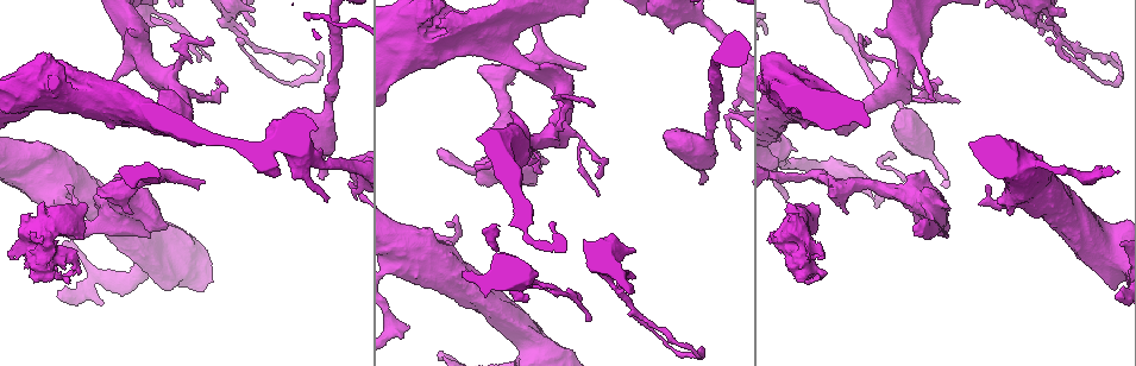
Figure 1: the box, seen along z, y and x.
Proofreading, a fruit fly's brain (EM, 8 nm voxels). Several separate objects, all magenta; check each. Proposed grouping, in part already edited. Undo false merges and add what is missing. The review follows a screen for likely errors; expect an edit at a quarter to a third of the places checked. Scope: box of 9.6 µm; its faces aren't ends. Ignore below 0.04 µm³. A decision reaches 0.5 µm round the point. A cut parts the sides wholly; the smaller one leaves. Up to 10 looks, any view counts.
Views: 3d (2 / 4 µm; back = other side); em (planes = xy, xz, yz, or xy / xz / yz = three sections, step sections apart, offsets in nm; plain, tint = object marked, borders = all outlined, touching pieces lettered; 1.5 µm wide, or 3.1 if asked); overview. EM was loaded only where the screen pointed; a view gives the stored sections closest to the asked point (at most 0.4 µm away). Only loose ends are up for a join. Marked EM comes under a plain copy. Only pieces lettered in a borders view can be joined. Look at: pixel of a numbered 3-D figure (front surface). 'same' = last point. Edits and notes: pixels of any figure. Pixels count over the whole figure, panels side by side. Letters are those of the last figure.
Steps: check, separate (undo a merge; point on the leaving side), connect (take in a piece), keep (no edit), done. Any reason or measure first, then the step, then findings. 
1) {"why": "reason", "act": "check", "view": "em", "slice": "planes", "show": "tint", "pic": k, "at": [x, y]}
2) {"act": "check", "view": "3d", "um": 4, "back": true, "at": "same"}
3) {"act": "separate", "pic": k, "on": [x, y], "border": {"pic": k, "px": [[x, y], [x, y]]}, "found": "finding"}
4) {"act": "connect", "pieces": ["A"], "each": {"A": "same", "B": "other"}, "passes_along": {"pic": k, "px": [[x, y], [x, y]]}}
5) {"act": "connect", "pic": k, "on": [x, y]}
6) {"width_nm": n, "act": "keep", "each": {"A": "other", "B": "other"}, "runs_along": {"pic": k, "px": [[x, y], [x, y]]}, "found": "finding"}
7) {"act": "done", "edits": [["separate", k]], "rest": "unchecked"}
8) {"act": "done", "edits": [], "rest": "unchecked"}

{"why": "thin end", "act": "check", "view": "em", "slice": "planes", "show": "borders", "pic": 1, "at": [945, 179]}

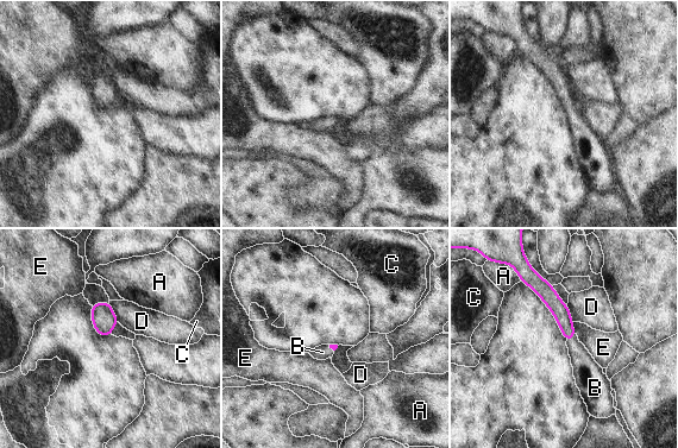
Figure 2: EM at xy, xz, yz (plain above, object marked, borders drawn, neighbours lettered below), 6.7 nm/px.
{"act": "connect", "pic": 2, "on": [587, 372], "each": {"A": "other", "B": "same", "C": "other", "D": "other", "E": "other"}, "found": "the neuron continues"}

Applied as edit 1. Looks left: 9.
{"why": "branch stops here", "act": "check", "view": "em", "slice": "yz", "step": 4, "show": "borders", "pic": 1, "at": [584, 69]}

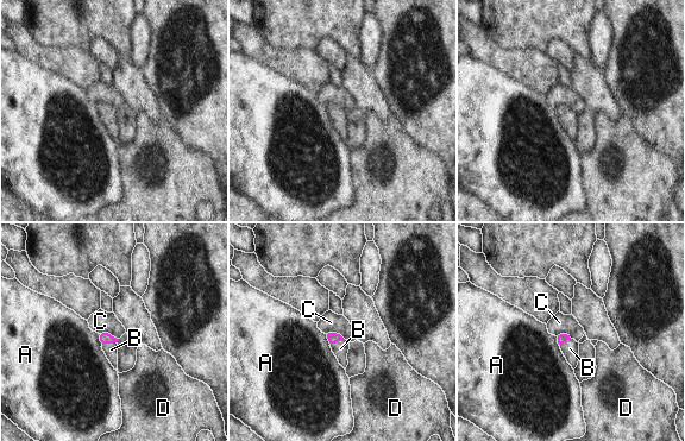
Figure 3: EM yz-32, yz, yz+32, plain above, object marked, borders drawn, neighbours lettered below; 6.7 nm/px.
{"why": "another direction", "act": "check", "view": "em", "slice": "planes", "show": "borders", "at": "same"}

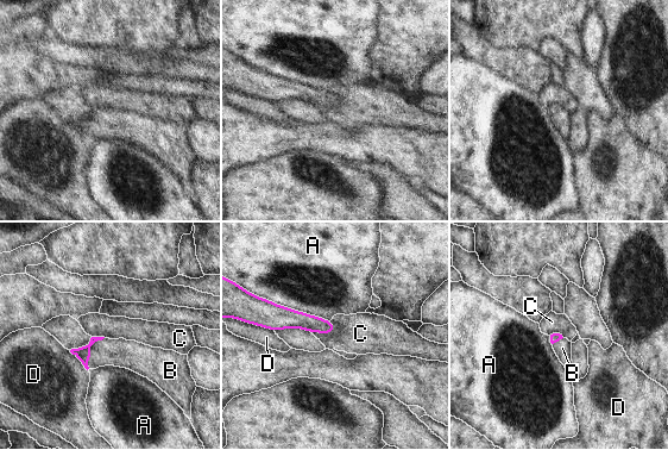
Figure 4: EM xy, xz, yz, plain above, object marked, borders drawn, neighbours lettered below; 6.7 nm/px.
{"longest_contact_nm": ["A", 480], "act": "connect", "pic": 4, "on": [120, 352], "each": {"A": "other", "B": "same", "C": "other", "D": "other"}, "passes_along": {"pic": 4, "px": [[83, 354], [90, 351], [120, 352]]}, "found": "it goes on there"}

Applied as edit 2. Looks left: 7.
{"act": "check", "view": "overview"}

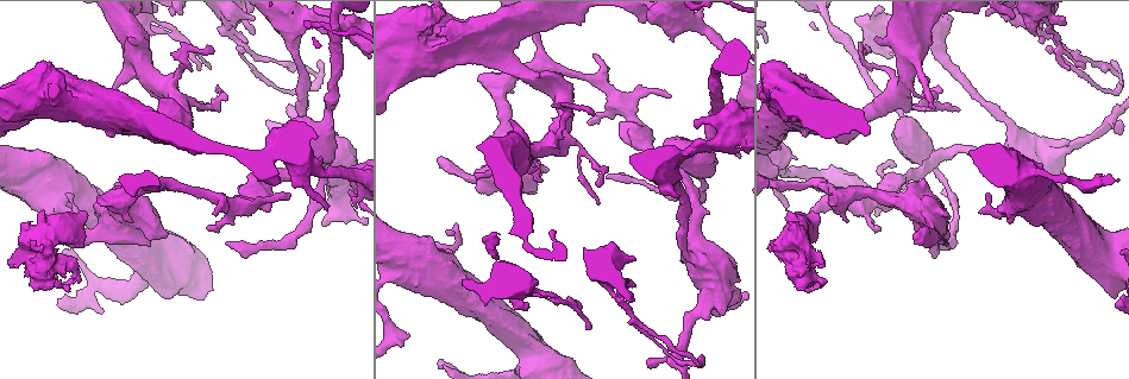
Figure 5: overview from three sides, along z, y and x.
{"why": "tapers out", "act": "check", "view": "3d", "um": 4, "pic": 5, "at": [787, 210]}

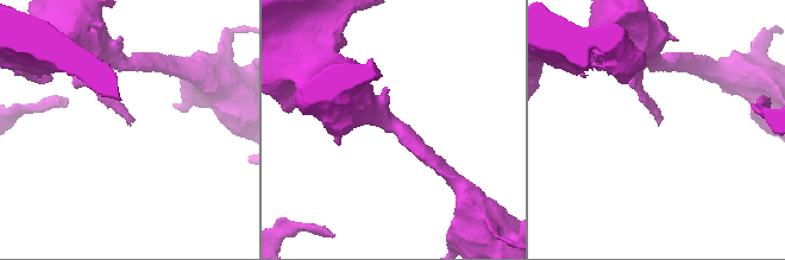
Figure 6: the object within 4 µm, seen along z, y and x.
{"act": "check", "view": "em", "slice": "yz", "step": 4, "show": "borders", "pic": 6, "at": [130, 123]}

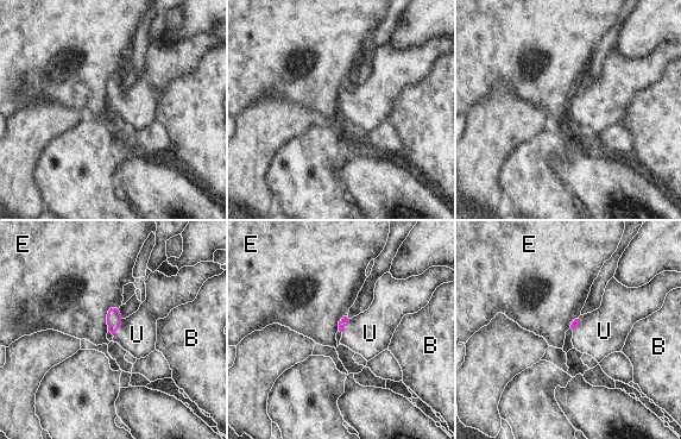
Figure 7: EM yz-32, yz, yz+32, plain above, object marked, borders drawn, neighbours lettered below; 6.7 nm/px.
{"why": "cut it another way", "act": "check", "view": "em", "slice": "planes", "show": "borders", "at": "same"}

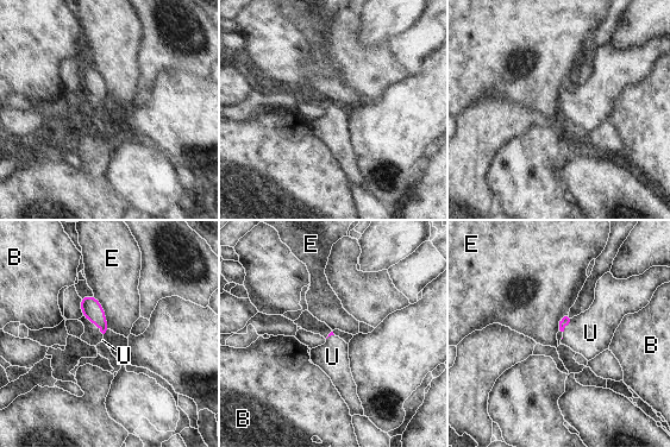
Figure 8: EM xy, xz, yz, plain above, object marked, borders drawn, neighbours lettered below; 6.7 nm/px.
{"act": "connect", "pic": 8, "on": [590, 333], "each": {"B": "other", "E": "other", "U": "same"}, "passes_along": {"pic": 8, "px": [[565, 319], [568, 325], [590, 333]]}, "found": "it goes on there"}

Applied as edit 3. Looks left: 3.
{"act": "check", "view": "overview"}

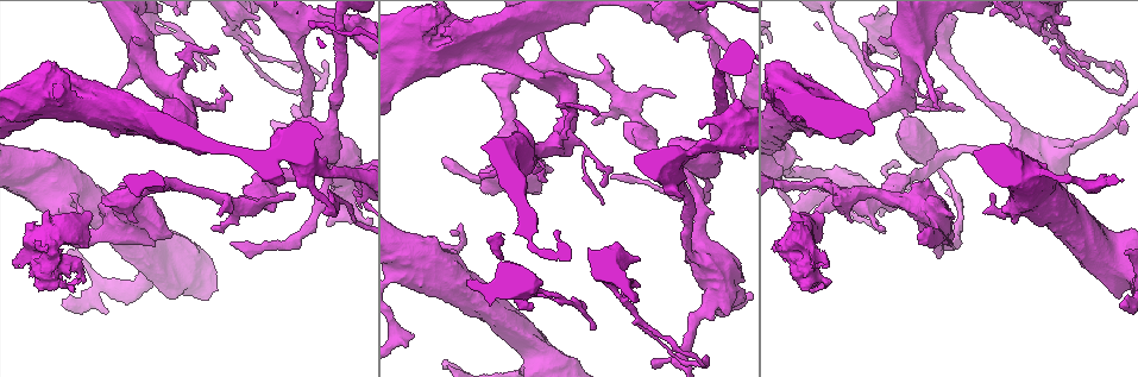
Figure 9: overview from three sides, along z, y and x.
{"why": "thin end", "act": "check", "view": "em", "slice": "xy", "step": 4, "show": "borders", "pic": 9, "at": [612, 178]}

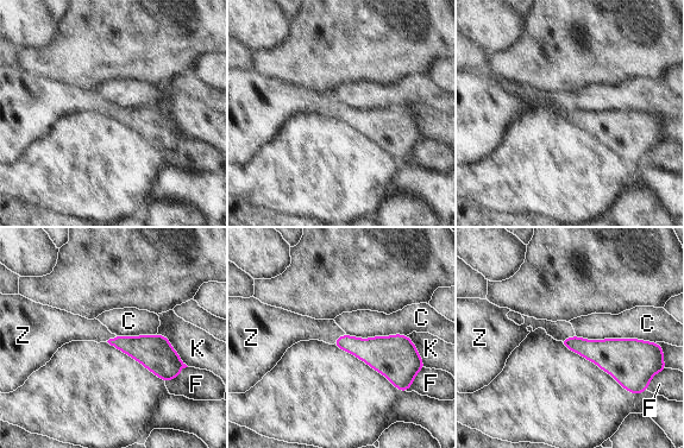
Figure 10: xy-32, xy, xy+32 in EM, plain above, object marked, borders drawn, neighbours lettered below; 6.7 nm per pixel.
{"why": "cut it another way", "act": "check", "view": "em", "slice": "planes", "show": "borders", "at": "same"}

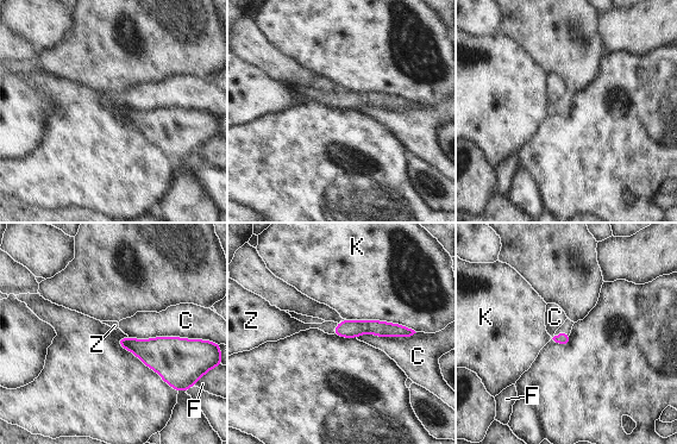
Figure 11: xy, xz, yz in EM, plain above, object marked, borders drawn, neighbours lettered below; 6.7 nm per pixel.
{"act": "connect", "pic": 11, "on": [566, 326], "each": {"C": "other", "F": "other", "K": "other", "Z": "same"}, "passes_along": {"pic": 11, "px": [[563, 338], [562, 331], [566, 326]]}, "found": "the neuron continues"}

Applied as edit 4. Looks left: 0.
{"act": "done", "edits": [["connect", 2], ["connect", 4], ["connect", 8], ["connect", 11]], "rest": "unchecked"}

